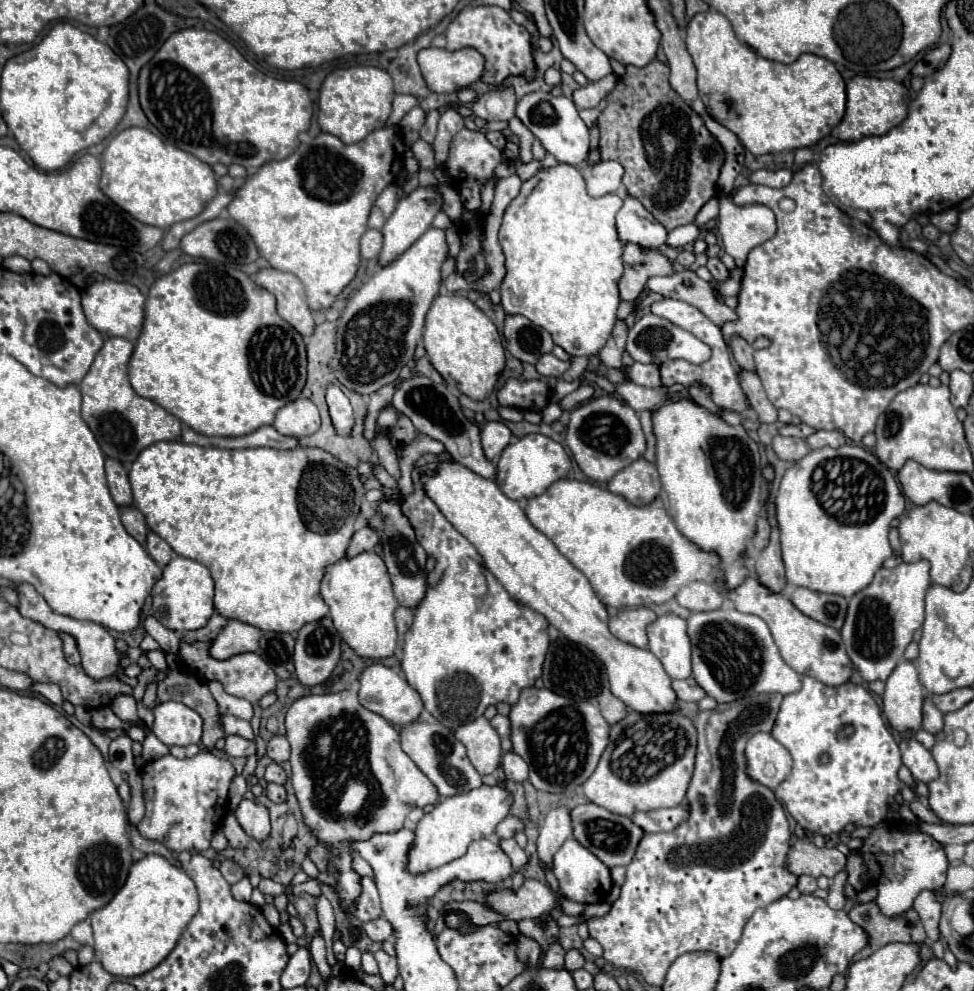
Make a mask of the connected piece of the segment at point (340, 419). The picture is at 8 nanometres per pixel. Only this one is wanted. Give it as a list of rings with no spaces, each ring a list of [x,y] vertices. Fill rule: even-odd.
[[[332,385],[326,389],[326,401],[330,407],[330,417],[338,433],[346,433],[352,427],[352,405],[348,397],[340,391],[338,385]]]

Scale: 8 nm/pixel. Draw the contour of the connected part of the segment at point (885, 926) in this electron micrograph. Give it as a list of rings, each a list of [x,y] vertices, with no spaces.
[[[864,903],[864,905],[854,905],[854,909],[848,915],[868,935],[868,945],[860,953],[854,955],[854,961],[866,959],[878,947],[884,947],[894,941],[902,941],[902,943],[922,943],[924,941],[924,929],[914,909],[906,911],[900,917],[884,917],[878,911],[876,903]]]

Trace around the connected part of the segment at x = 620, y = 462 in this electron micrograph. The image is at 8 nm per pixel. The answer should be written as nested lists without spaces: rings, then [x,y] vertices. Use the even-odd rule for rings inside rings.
[[[614,395],[588,399],[570,413],[570,423],[566,429],[566,445],[570,447],[584,475],[602,483],[608,483],[618,471],[634,463],[646,451],[646,439],[636,411]]]

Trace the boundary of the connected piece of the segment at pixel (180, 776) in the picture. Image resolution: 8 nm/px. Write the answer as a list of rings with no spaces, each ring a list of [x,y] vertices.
[[[198,753],[192,759],[176,759],[164,755],[142,767],[142,785],[146,815],[138,823],[142,837],[160,841],[168,849],[180,851],[206,851],[212,835],[222,825],[228,801],[228,787],[236,775],[230,759],[220,759],[214,753]]]

